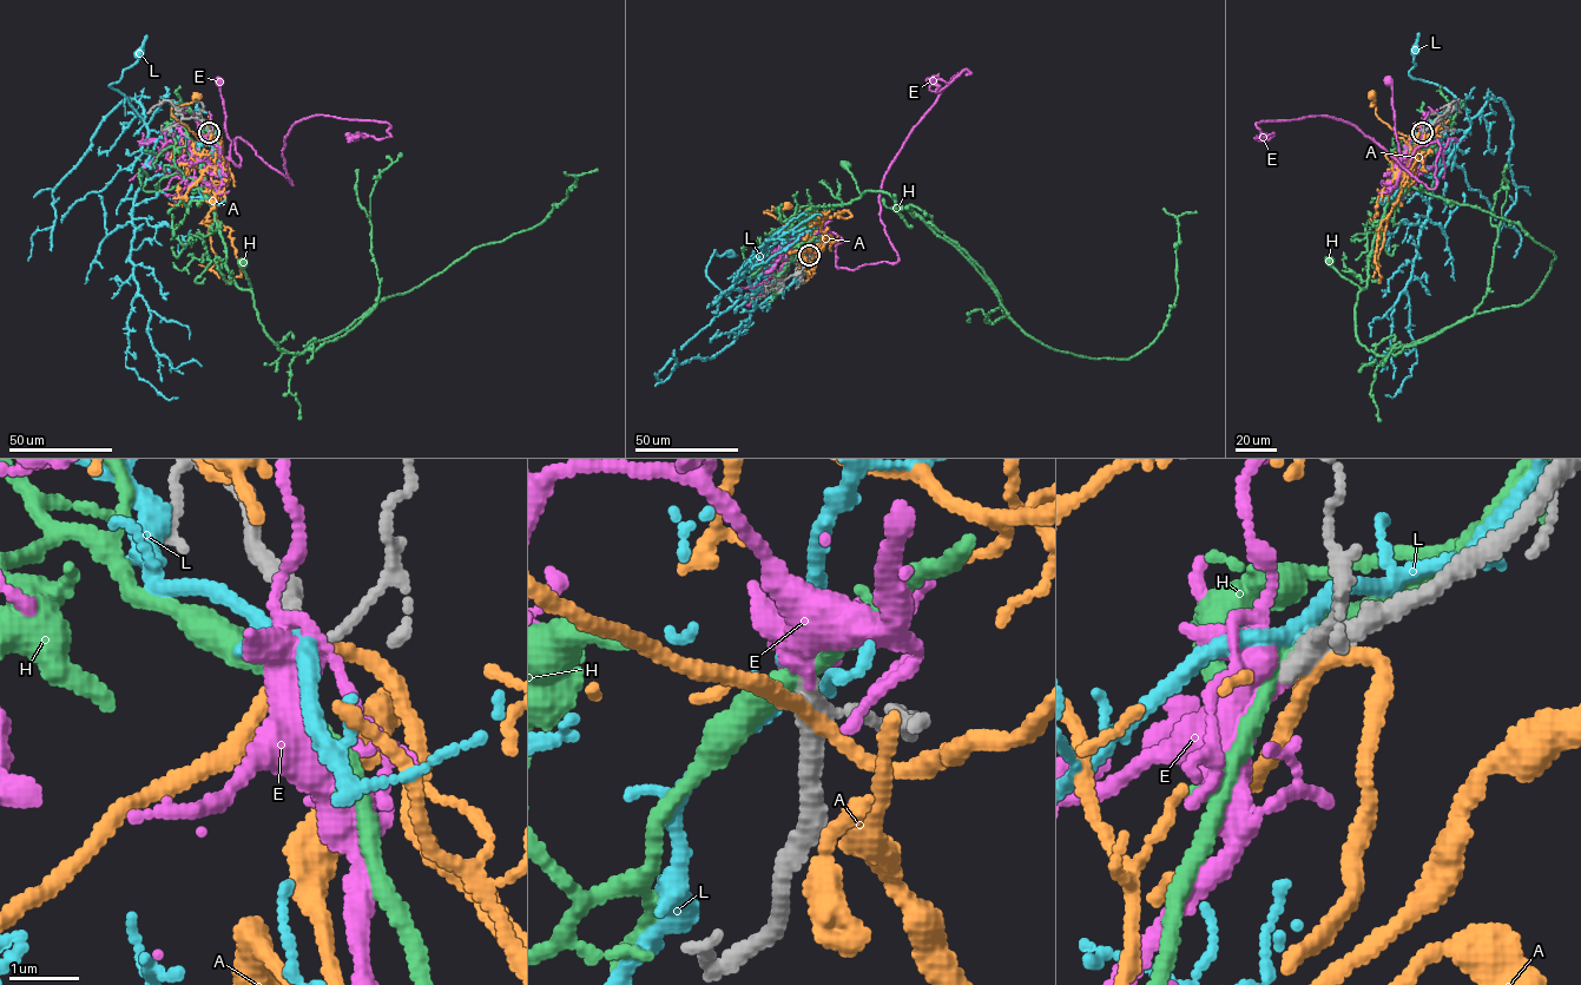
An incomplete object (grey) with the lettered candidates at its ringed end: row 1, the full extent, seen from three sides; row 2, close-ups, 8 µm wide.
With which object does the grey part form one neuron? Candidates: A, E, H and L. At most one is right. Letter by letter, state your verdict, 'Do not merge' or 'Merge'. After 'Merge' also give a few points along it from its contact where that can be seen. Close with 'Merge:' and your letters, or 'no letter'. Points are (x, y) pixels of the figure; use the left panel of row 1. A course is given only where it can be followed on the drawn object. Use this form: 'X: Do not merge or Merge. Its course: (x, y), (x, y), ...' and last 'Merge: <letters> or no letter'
A: Do not merge
E: Merge. Its course: (209, 132), (209, 171), (211, 181), (222, 185), (231, 142), (225, 127), (218, 80)
H: Do not merge
L: Do not merge
Merge: E

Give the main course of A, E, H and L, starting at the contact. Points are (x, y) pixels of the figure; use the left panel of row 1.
A: (209, 131), (199, 139), (171, 115), (172, 107), (182, 109), (196, 98)
E: (209, 132), (209, 171), (211, 181), (222, 185), (231, 142), (225, 127), (218, 80)
H: (209, 131), (213, 150), (201, 169), (206, 199), (225, 245), (226, 269), (239, 288), (248, 289), (243, 261)
L: (209, 131), (183, 104), (170, 100), (145, 124), (123, 94), (109, 86), (137, 60), (138, 52)

